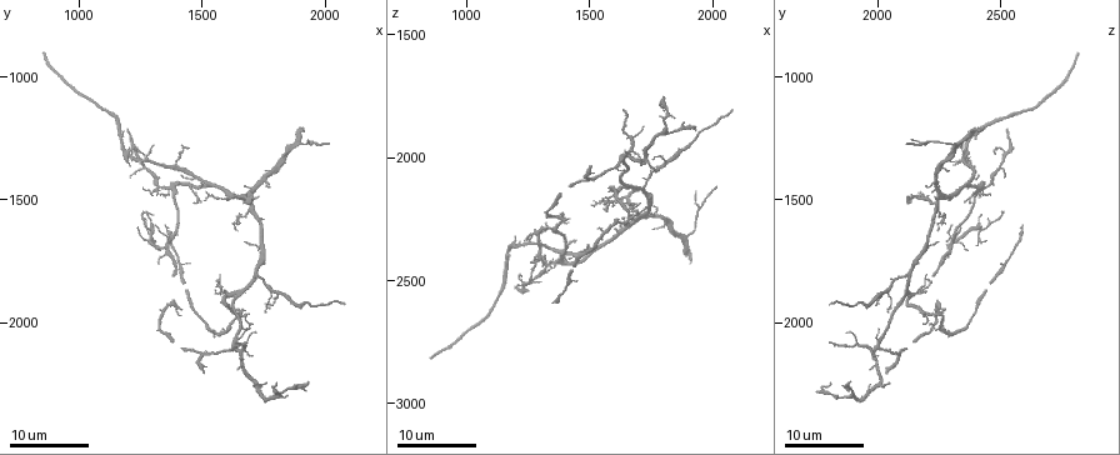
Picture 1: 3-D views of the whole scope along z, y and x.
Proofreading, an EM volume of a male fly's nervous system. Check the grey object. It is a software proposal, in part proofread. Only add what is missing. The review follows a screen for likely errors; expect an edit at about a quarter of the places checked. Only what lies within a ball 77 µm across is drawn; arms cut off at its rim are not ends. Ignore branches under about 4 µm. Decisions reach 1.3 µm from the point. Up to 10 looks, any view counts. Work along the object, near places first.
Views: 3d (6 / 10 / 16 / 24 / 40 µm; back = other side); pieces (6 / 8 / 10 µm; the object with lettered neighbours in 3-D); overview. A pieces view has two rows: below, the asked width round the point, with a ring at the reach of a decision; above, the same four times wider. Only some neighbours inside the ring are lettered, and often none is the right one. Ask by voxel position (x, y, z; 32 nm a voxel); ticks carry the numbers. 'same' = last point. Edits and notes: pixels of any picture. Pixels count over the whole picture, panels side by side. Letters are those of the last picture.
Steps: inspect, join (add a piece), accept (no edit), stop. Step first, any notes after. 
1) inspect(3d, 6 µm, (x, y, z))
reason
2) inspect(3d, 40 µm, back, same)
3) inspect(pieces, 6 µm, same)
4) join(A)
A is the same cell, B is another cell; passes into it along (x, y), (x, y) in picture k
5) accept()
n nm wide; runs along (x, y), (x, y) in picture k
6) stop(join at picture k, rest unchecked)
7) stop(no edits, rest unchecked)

inspect(3d, 16 µm, (1200, 1220, 2520))
thin end

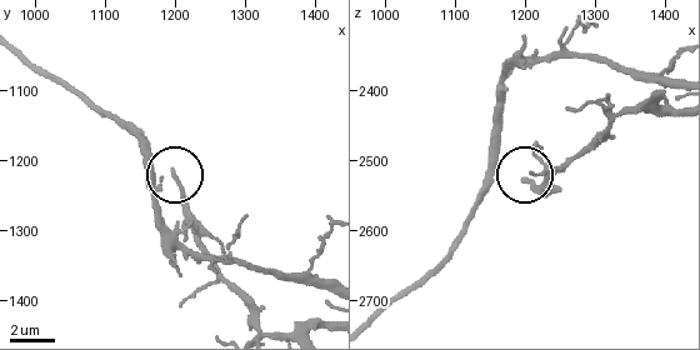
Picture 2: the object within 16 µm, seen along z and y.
inspect(pieces, 8 µm, (1195, 1215, 2525))

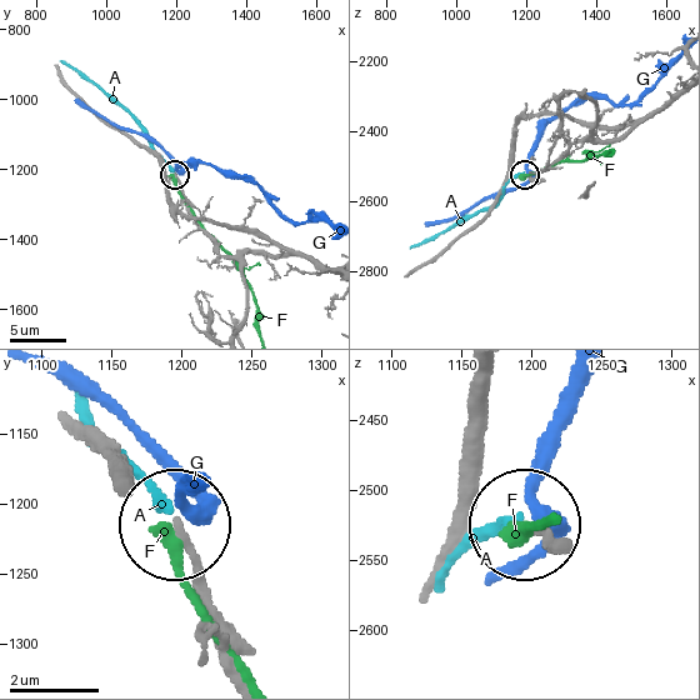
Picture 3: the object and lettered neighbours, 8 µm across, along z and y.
accept()
A, F and G are other cells; runs along (244, 678), (176, 524) in picture 3; no lettered piece goes on from it

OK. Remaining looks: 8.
inspect(3d, 24 µm, (1400, 1810, 2240))
branch stops here

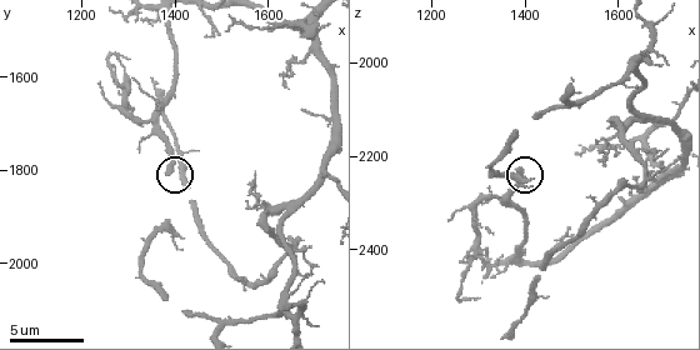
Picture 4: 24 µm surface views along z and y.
inspect(pieces, 10 µm, (1390, 1810, 2225))

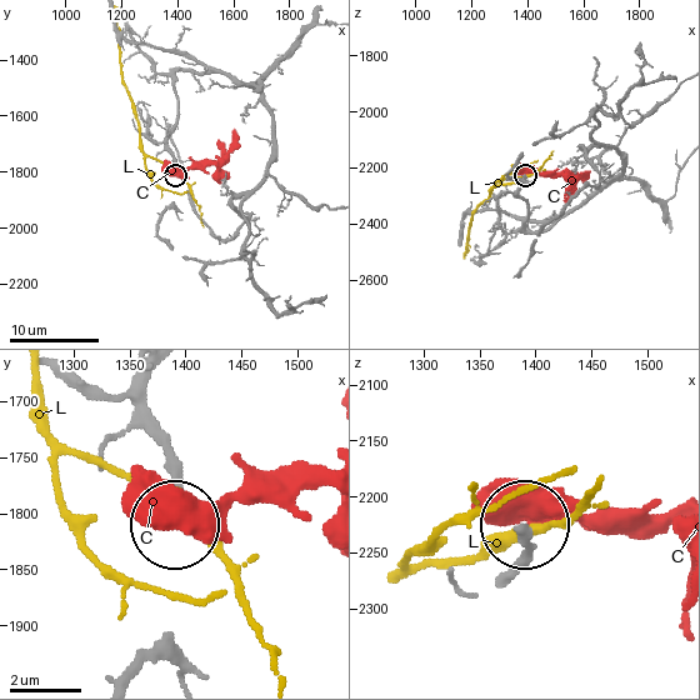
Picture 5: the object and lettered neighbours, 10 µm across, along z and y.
accept()
C and L are other cells; runs along (511, 575), (529, 545), (523, 524) in picture 5; none of them fits

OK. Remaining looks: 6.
inspect(3d, 24 µm, (1450, 1290, 2330))
thin end

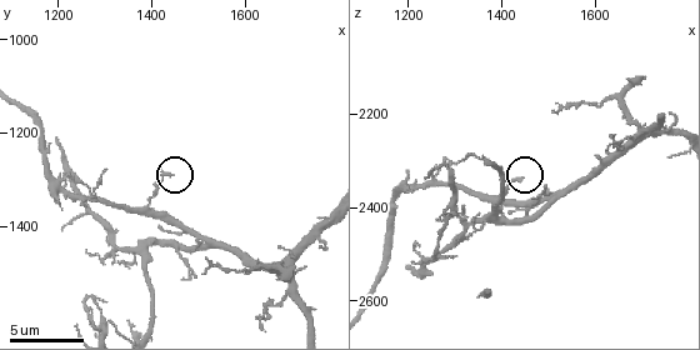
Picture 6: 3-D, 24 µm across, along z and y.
inspect(pieces, 10 µm, (1445, 1290, 2345))

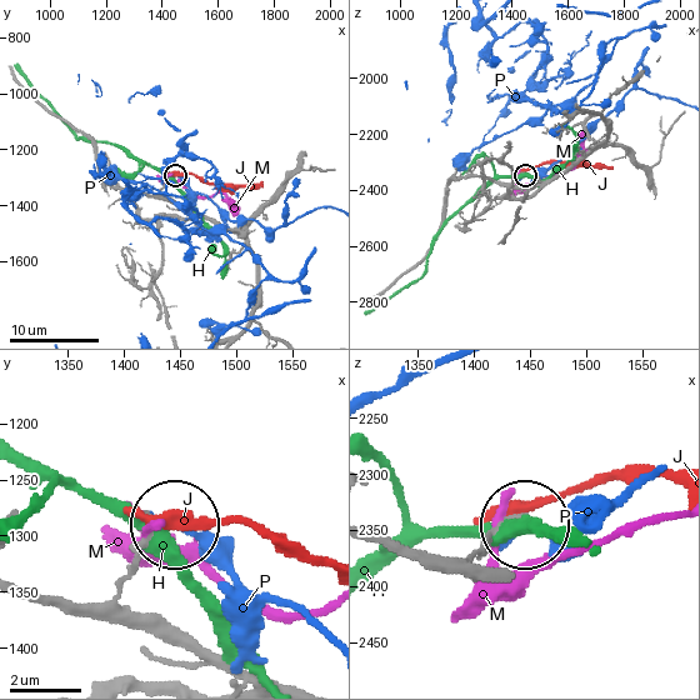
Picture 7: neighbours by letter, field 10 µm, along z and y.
accept()
H, J, M and P are other cells; no lettered piece goes on from it

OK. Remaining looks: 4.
inspect(3d, 24 µm, (1910, 1210, 2440))
free end

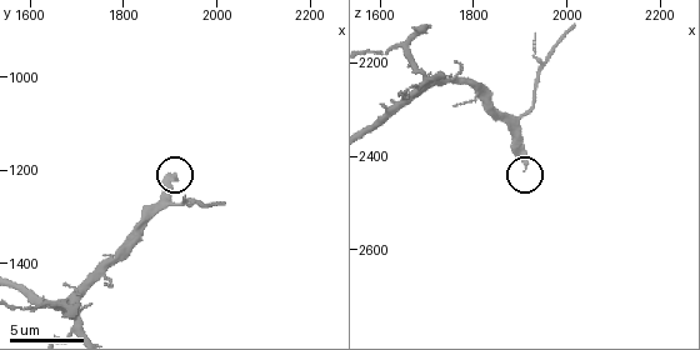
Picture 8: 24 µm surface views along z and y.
inspect(pieces, 8 µm, same)

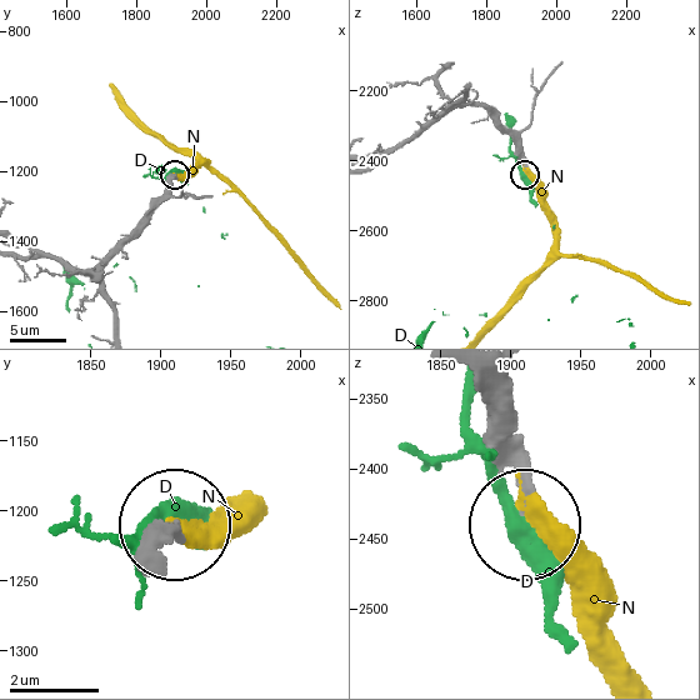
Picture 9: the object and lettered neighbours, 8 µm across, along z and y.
join(N)
N is the same cell, D is another cell; passes into it along (158, 550), (225, 505) in picture 9; the neuron continues

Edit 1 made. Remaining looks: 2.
inspect(pieces, 10 µm, (1695, 1510, 2125))
an open end

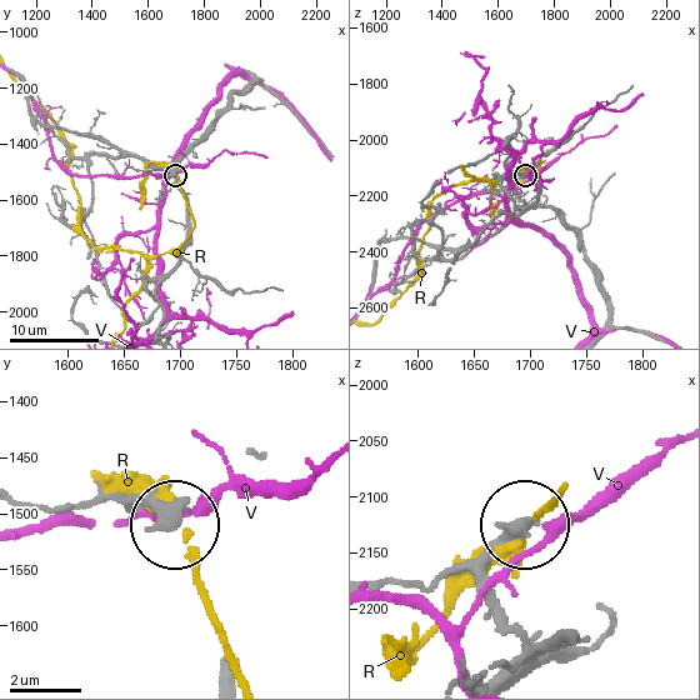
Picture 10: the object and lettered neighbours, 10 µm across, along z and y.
accept()
R and V are other cells; none of them fits

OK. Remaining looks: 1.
stop(join at picture 9, rest unchecked)

